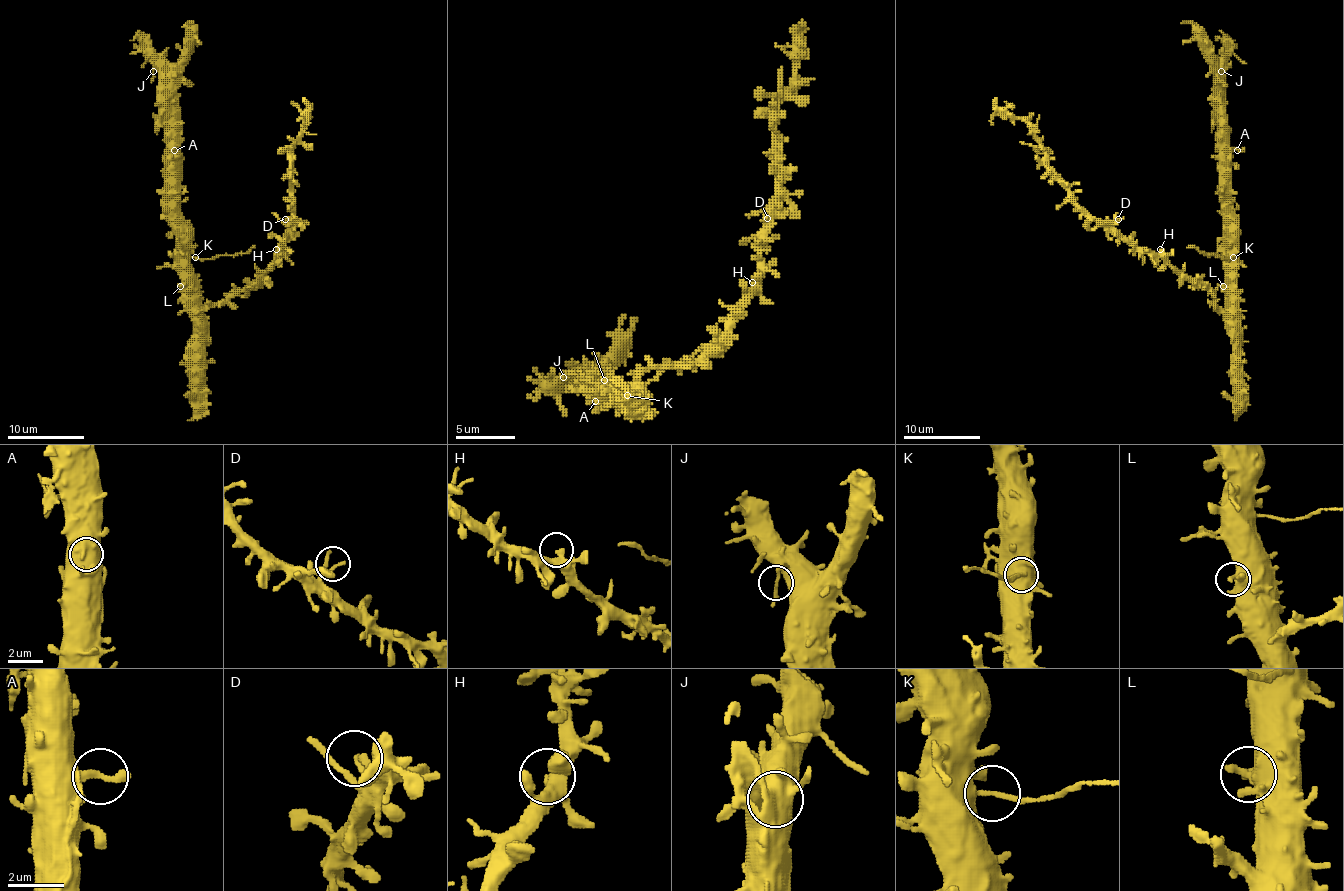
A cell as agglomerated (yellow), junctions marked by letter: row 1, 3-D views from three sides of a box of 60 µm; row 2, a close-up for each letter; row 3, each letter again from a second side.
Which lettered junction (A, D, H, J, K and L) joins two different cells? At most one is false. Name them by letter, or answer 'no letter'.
K

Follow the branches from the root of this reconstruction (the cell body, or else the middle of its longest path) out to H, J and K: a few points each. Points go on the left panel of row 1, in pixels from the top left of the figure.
H: (226, 303), (253, 284), (274, 263), (276, 249)
J: (226, 303), (207, 303), (197, 311), (189, 295), (176, 173), (166, 165), (161, 75), (153, 71)
K: (226, 303), (207, 303), (199, 311), (195, 309), (193, 270), (189, 265), (189, 259), (195, 257)

